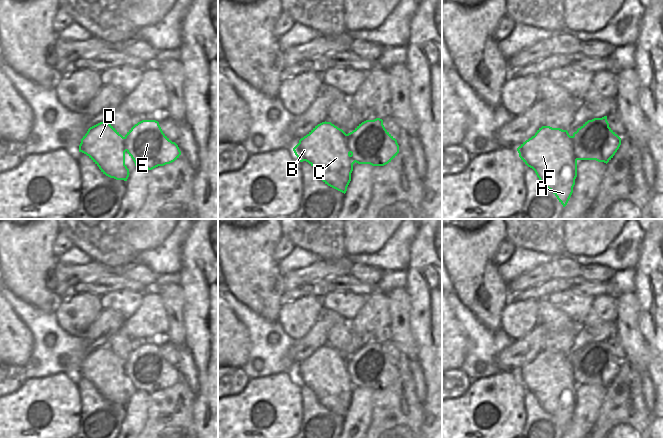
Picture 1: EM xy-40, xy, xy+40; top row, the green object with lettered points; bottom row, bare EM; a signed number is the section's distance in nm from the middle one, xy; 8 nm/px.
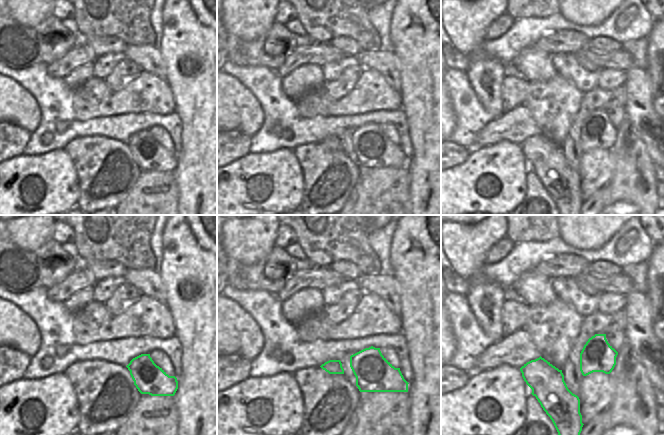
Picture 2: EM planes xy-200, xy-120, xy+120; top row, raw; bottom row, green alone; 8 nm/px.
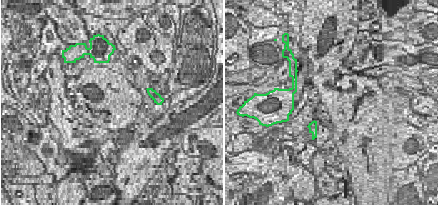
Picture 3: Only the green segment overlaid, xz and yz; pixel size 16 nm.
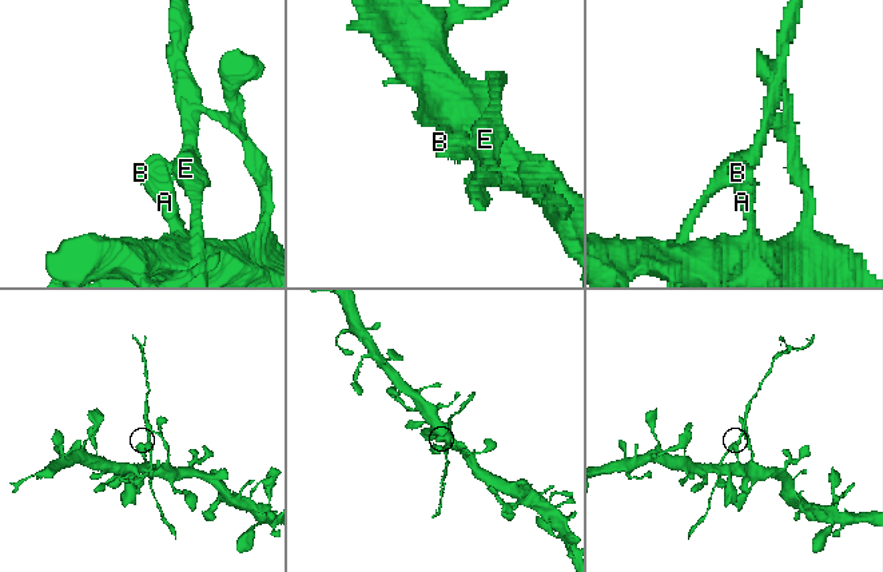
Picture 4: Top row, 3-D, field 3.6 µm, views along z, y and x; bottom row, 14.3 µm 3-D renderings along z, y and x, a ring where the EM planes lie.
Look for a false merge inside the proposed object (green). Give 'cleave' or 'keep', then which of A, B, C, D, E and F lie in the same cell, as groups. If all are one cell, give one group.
cleave; groups A B C D F / E

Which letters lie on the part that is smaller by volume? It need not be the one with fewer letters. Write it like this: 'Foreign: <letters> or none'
Foreign: E

